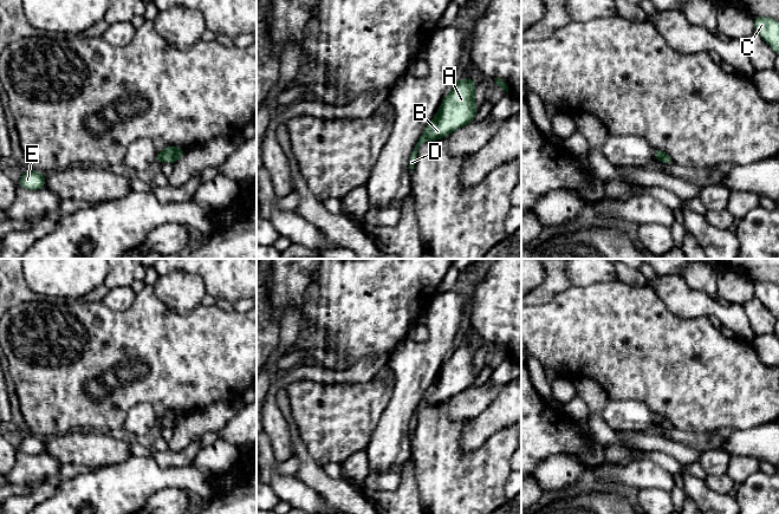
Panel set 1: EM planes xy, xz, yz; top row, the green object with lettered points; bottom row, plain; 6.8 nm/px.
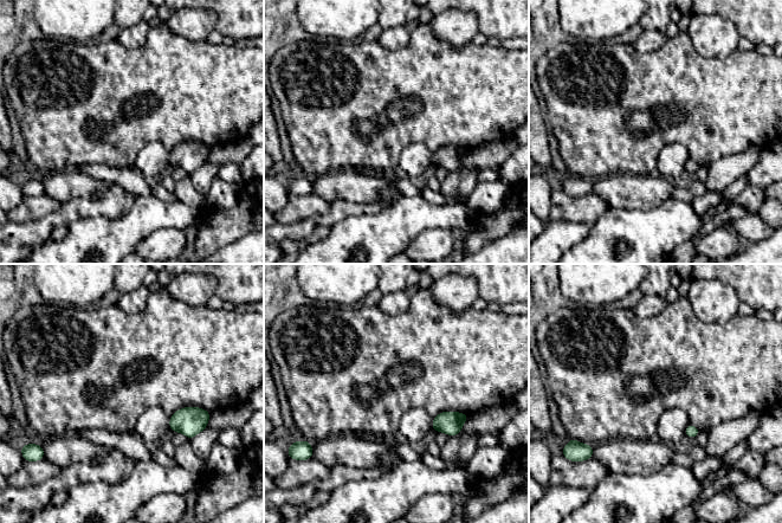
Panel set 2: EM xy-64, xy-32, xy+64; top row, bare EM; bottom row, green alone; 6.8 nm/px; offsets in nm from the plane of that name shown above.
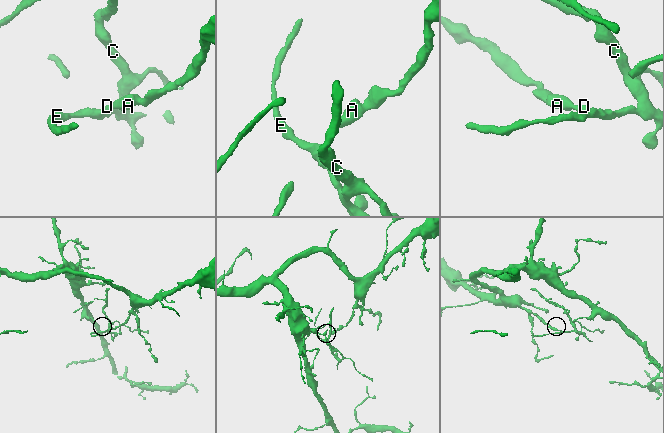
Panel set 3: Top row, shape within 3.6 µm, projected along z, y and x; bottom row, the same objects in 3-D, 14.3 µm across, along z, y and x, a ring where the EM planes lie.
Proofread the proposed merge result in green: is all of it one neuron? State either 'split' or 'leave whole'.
split

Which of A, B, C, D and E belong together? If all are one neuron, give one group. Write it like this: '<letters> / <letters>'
A B / C D E

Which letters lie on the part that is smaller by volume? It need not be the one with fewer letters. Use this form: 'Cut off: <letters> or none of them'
Cut off: C, D, E

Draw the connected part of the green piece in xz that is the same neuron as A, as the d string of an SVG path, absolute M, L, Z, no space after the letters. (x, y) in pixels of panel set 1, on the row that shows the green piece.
M470 78L456 80L441 102L435 117L424 129L430 141L442 139L455 130L472 123L479 109L475 105L475 85Z

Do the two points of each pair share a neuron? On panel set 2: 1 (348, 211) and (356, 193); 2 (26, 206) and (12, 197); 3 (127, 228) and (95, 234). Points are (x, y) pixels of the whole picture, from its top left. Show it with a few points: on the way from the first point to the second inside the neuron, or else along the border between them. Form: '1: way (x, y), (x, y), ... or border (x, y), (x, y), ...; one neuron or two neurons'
1: border (379, 195), (363, 202), (334, 200), (330, 204); two neurons
2: border (25, 195), (12, 210); two neurons
3: way (118, 237), (103, 238); one neuron

